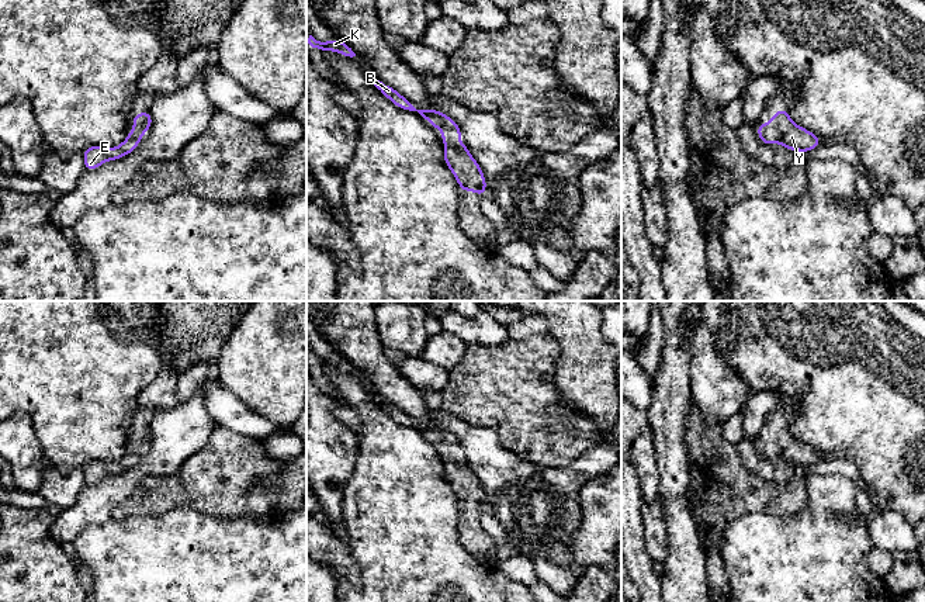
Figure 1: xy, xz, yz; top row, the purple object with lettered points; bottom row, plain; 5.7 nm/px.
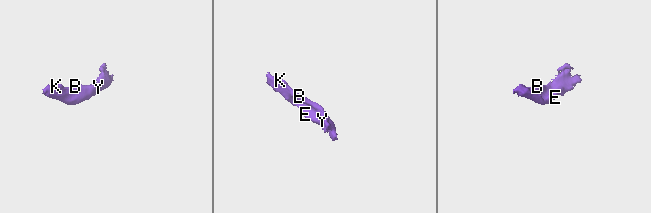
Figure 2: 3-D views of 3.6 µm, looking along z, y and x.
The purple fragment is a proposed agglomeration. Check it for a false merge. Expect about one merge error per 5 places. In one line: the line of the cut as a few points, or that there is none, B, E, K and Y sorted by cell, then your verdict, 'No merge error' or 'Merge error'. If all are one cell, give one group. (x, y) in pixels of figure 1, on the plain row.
No split. Groups: B E K Y. No merge error

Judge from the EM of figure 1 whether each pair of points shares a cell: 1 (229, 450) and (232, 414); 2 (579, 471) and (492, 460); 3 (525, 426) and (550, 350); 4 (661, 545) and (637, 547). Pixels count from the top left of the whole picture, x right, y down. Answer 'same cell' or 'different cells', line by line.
1: different cells
2: same cell
3: same cell
4: different cells

